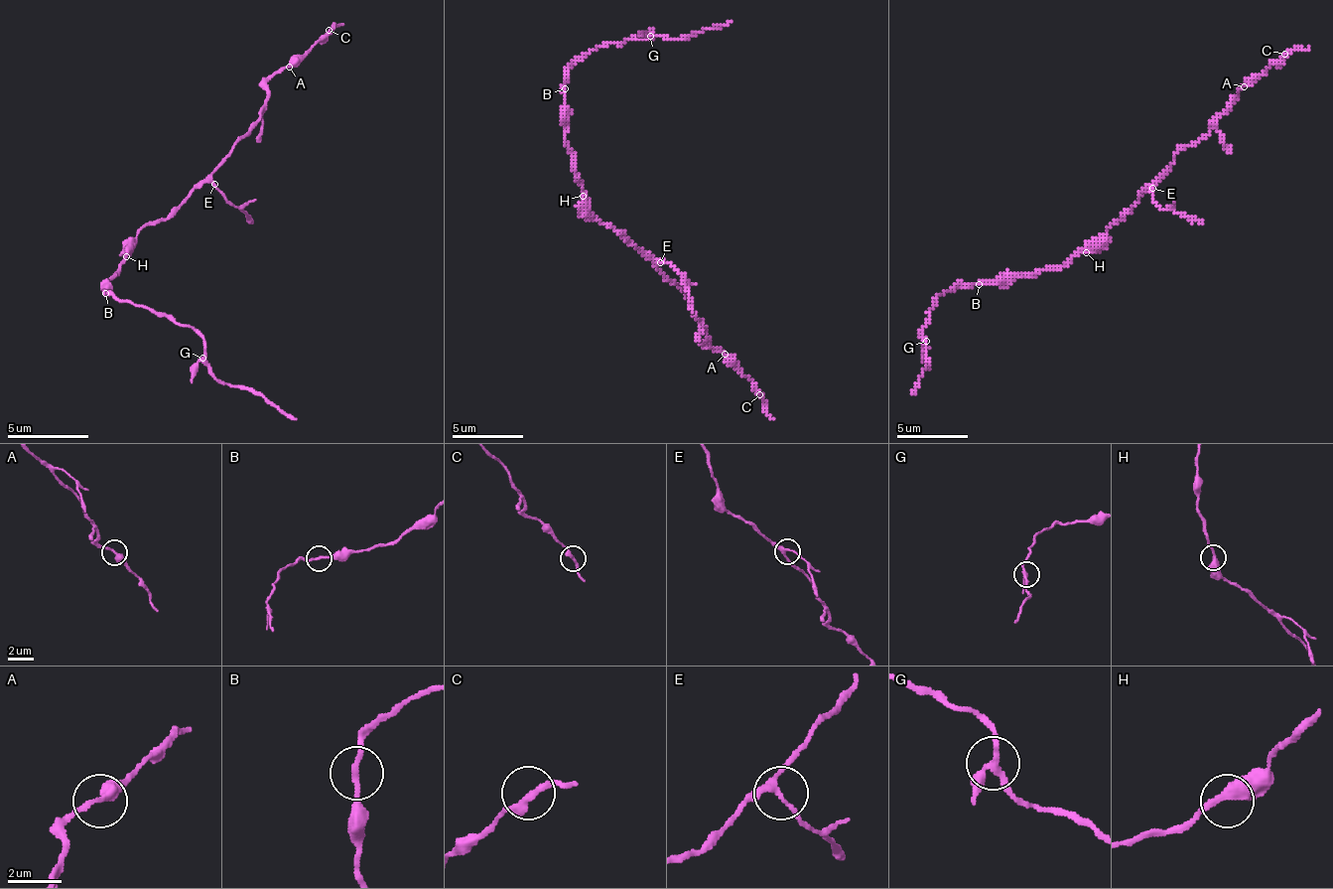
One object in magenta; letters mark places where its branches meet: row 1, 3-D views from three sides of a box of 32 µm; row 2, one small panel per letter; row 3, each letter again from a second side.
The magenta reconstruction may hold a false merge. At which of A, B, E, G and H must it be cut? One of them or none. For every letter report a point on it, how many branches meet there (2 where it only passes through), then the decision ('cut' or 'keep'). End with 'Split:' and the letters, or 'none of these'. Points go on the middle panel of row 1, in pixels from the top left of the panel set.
A: (725, 354) | 2 | keep
B: (565, 88) | 2 | keep
E: (660, 262) | 3 | keep
G: (650, 36) | 3 | keep
H: (583, 196) | 2 | keep
Split: none of these

